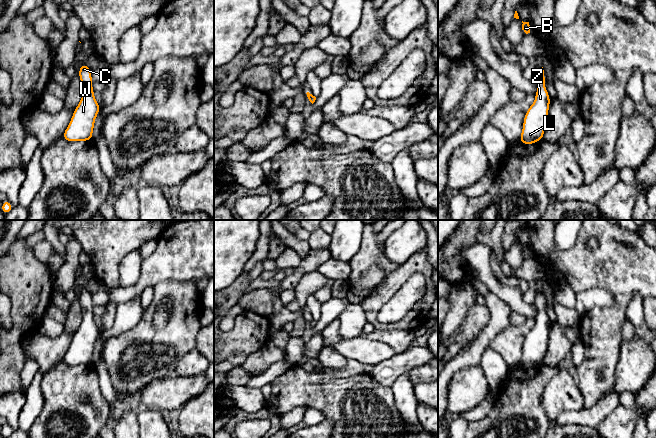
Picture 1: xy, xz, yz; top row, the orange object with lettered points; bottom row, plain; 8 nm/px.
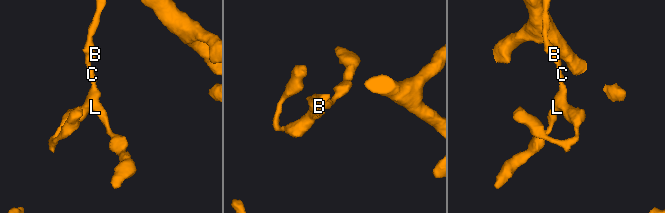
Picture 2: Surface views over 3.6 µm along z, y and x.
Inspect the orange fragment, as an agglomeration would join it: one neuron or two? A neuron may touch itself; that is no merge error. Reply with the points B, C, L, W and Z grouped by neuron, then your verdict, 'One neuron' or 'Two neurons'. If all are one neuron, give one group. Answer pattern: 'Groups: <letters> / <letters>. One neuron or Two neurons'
Groups: B C L W Z. One neuron

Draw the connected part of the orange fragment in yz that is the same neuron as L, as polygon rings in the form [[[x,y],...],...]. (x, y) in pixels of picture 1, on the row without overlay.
[[[543,291],[537,292],[534,305],[538,310],[535,325],[526,335],[522,358],[518,363],[524,369],[530,369],[543,363],[547,350],[549,329],[551,327],[550,320],[544,309],[546,304]]]

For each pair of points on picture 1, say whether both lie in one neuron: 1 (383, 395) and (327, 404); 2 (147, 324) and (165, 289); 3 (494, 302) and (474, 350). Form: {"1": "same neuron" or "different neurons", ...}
{"1": "same neuron", "2": "same neuron", "3": "same neuron"}

